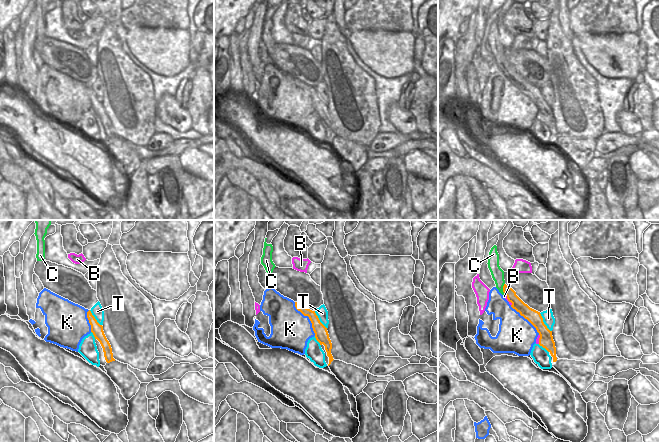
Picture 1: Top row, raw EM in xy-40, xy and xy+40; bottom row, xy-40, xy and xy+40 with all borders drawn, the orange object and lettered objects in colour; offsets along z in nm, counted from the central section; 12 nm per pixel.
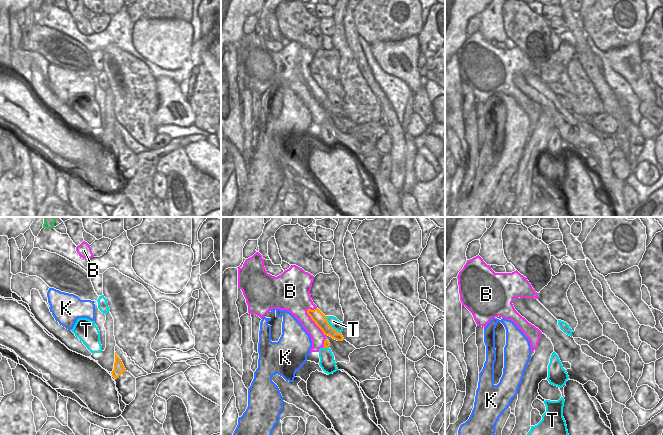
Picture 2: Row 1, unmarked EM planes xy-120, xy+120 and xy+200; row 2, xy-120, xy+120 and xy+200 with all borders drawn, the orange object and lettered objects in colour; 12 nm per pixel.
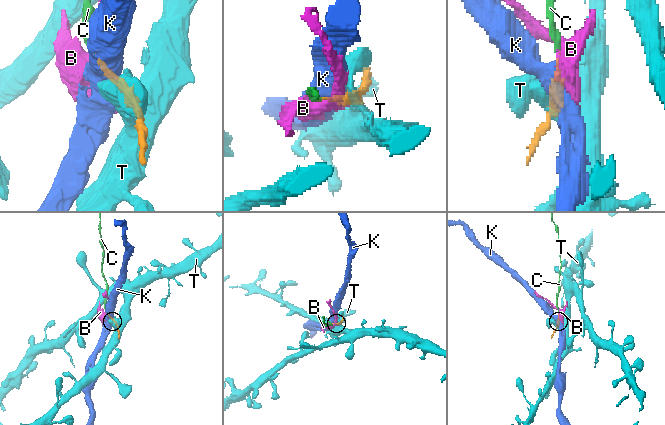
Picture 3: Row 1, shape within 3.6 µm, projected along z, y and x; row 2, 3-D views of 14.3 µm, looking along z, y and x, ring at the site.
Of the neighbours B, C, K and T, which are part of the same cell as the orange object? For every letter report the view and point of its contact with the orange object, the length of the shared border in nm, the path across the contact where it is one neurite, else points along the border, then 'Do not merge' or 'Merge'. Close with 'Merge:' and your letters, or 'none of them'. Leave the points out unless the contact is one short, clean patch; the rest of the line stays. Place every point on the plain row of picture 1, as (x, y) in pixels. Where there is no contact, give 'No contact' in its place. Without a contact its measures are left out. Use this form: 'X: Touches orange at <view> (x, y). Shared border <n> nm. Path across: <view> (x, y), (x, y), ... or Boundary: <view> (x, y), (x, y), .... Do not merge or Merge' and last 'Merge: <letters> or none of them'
B: Touches orange at xy+40 (508, 76). Shared border 170 nm. Do not merge
C: Touches orange at xy+40 (503, 65). Shared border 140 nm. Path across: xy+40 (517, 80), (503, 65), (497, 49). Merge
K: Touches orange at xy (308, 92). Shared border 480 nm. Do not merge
T: Touches orange at xy+40 (543, 98). Shared border 280 nm. Do not merge
Merge: C.

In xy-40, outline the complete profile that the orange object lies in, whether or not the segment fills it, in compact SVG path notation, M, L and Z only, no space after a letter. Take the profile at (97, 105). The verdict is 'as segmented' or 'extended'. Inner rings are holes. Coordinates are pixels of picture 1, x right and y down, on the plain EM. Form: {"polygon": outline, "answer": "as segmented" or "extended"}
{"polygon": "M90 86L87 88L87 94L91 101L91 108L93 109L95 115L97 115L100 118L103 124L106 138L110 139L112 137L115 137L115 135L113 134L111 121L104 110L103 102L97 98Z", "answer": "as segmented"}

